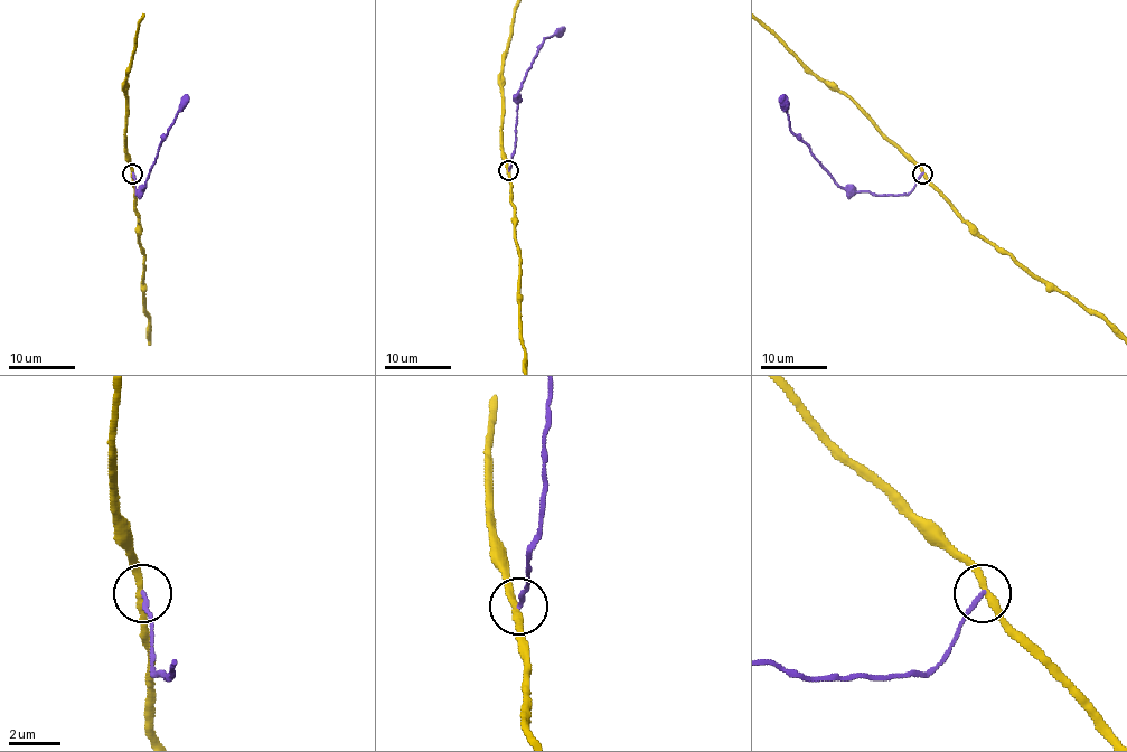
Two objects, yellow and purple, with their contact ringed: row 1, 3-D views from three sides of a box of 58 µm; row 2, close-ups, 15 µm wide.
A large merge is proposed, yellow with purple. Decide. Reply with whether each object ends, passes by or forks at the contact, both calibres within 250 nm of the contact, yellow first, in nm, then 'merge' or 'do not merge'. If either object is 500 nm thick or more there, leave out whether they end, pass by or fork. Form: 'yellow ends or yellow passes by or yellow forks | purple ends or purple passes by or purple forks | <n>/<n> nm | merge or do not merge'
yellow passes by | purple ends | 280/160 nm | do not merge

